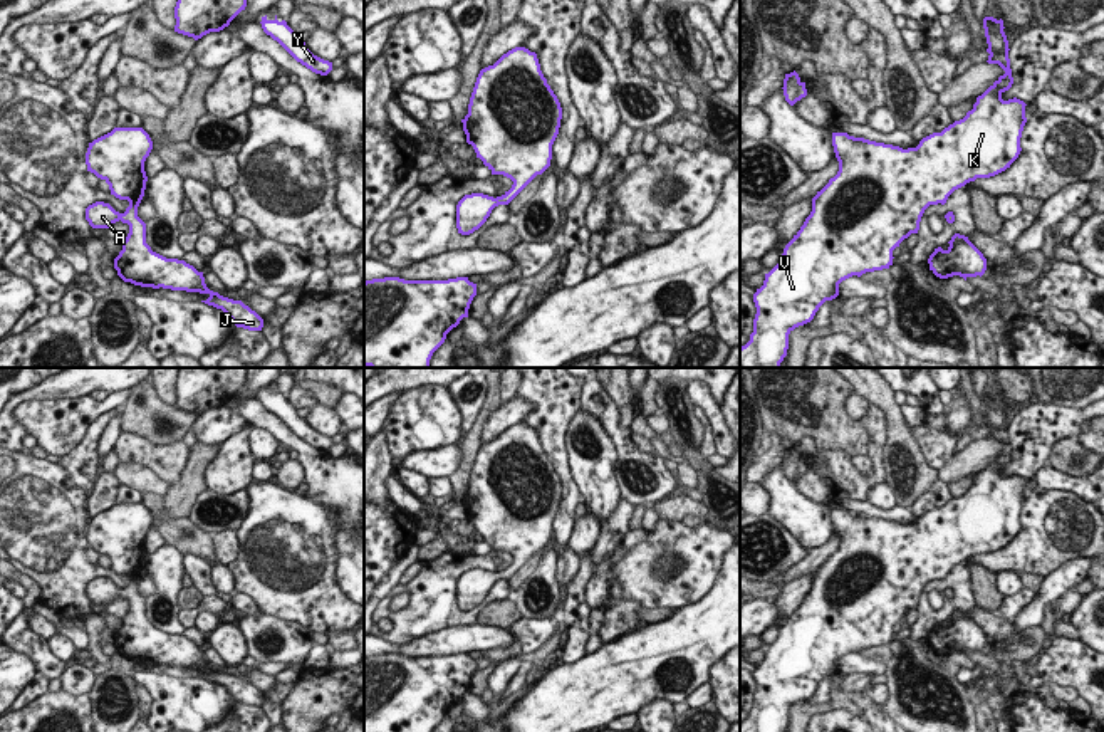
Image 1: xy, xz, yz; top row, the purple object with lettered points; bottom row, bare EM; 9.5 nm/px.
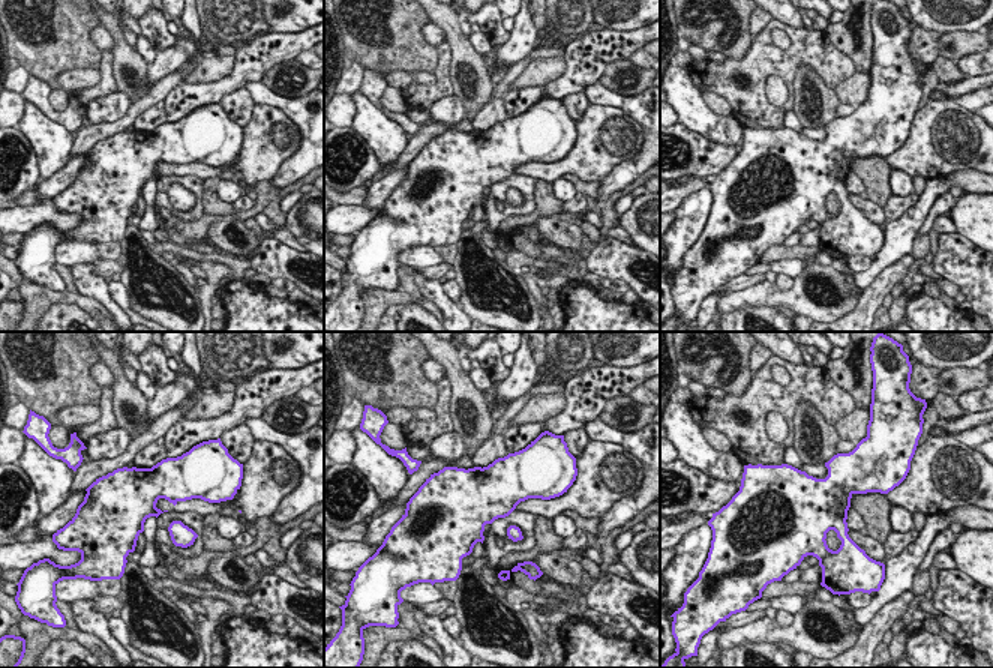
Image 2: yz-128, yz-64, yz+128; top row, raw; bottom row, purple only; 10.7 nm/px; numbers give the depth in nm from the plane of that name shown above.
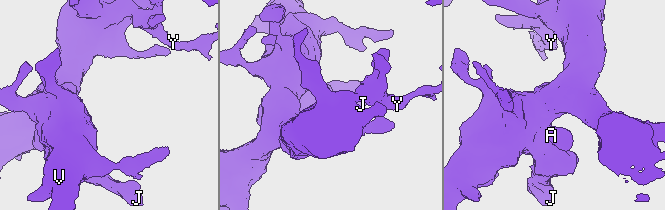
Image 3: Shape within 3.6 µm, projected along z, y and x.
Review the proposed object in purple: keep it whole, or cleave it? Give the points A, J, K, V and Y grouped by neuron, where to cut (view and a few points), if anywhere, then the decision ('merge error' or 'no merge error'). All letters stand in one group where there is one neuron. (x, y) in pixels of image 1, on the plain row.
A J K V Y | no cut | no merge error

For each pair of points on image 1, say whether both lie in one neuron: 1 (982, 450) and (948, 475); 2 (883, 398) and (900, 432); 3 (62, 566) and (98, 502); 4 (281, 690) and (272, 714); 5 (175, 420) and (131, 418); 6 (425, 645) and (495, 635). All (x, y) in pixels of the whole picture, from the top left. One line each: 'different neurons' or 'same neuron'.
1: same neuron
2: same neuron
3: different neurons
4: same neuron
5: same neuron
6: same neuron

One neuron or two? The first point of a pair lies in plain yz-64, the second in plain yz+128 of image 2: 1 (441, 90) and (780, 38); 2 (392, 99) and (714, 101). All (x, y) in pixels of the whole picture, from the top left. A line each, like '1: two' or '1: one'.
1: two
2: one

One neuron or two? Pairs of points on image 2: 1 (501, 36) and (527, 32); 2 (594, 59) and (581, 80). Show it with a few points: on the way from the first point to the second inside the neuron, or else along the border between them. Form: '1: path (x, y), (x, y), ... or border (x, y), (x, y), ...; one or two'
1: border (510, 33), (510, 38), (503, 45); two
2: path (590, 63), (581, 75); one

